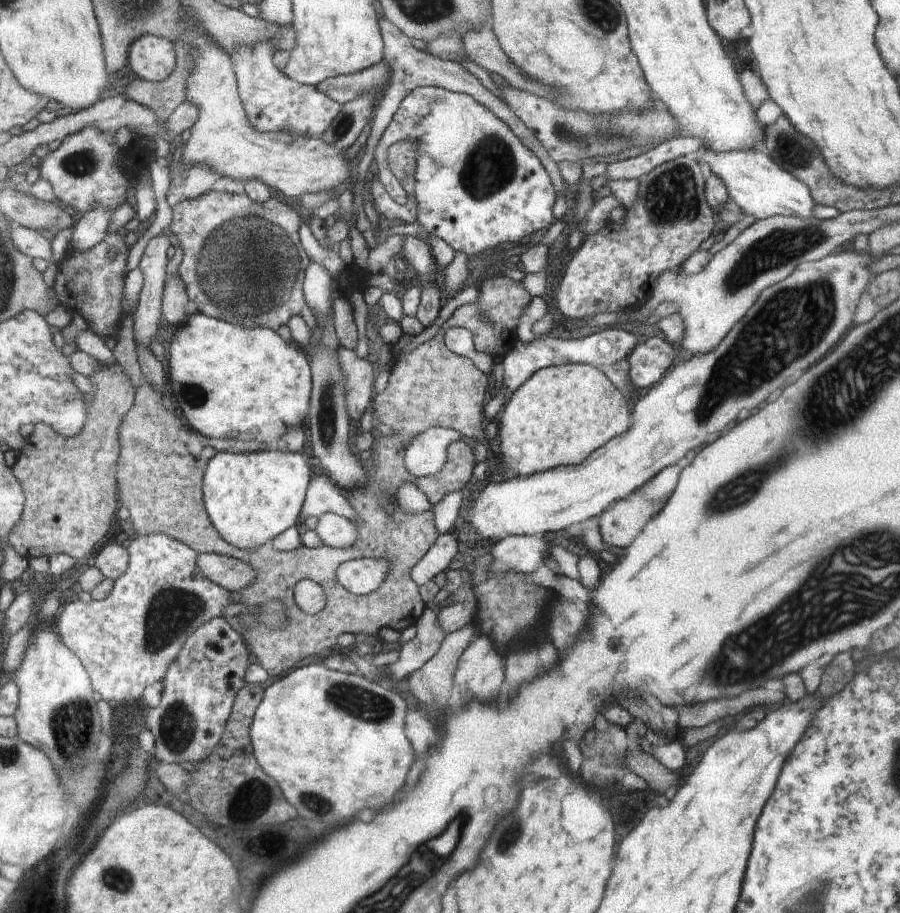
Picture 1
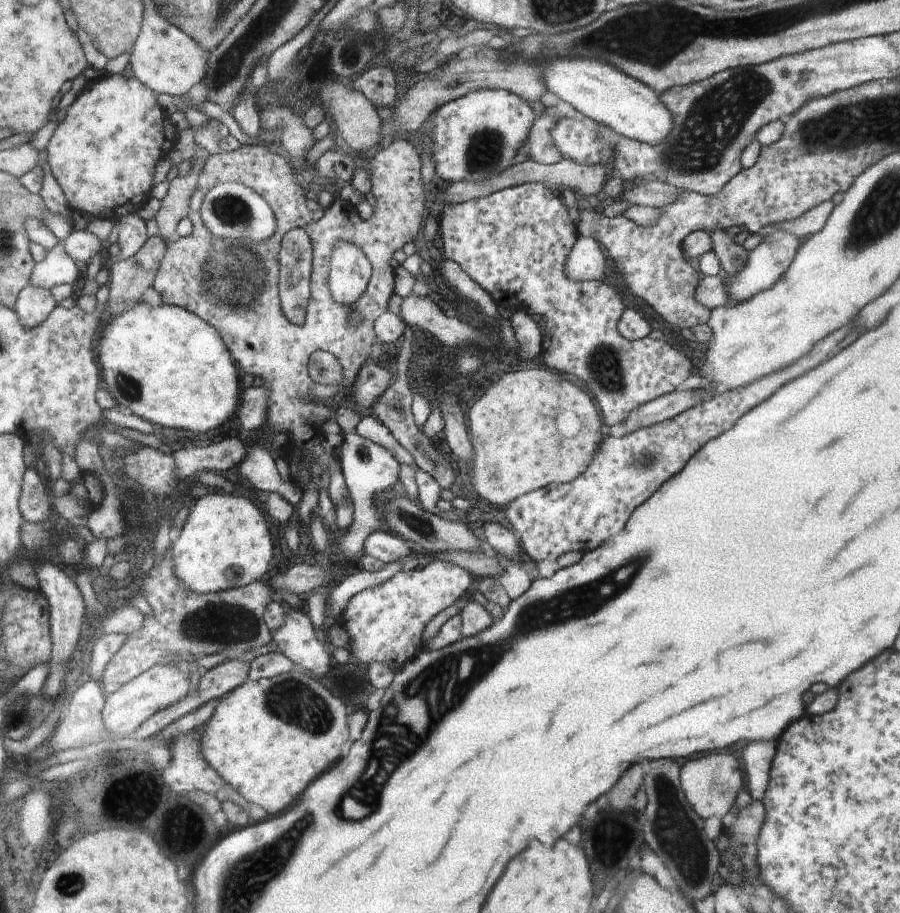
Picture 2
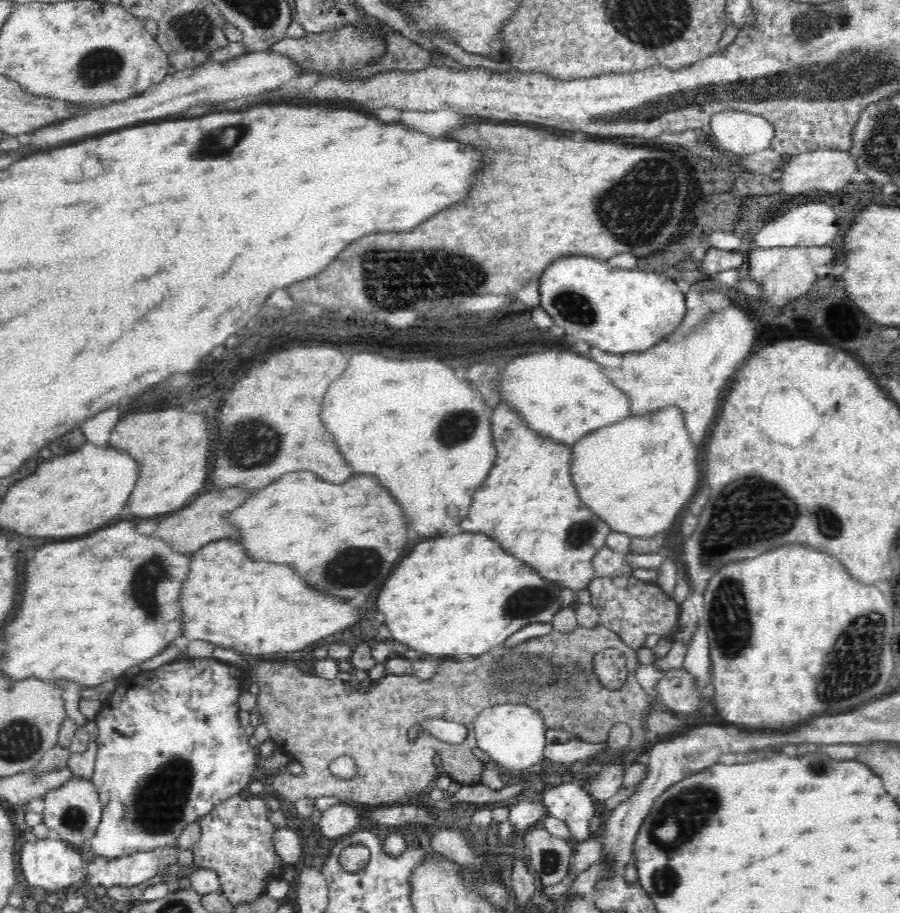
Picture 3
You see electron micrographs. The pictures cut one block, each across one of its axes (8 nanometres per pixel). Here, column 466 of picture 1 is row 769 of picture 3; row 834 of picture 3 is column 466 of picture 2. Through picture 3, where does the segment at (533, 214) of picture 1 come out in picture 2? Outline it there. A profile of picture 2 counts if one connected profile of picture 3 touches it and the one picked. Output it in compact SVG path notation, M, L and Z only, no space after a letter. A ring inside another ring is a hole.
M478 89L467 92L450 103L444 103L438 111L432 112L429 126L432 156L436 163L435 173L442 180L453 183L461 180L483 182L495 178L510 167L520 144L526 142L533 122L534 112L530 103L516 93L504 89Z

